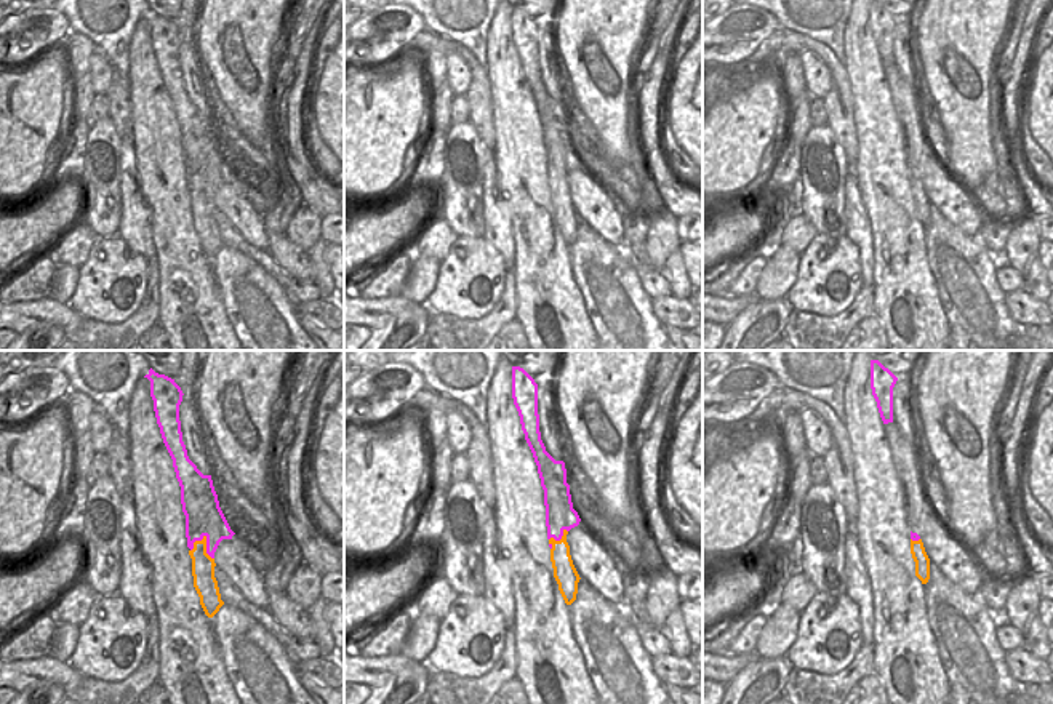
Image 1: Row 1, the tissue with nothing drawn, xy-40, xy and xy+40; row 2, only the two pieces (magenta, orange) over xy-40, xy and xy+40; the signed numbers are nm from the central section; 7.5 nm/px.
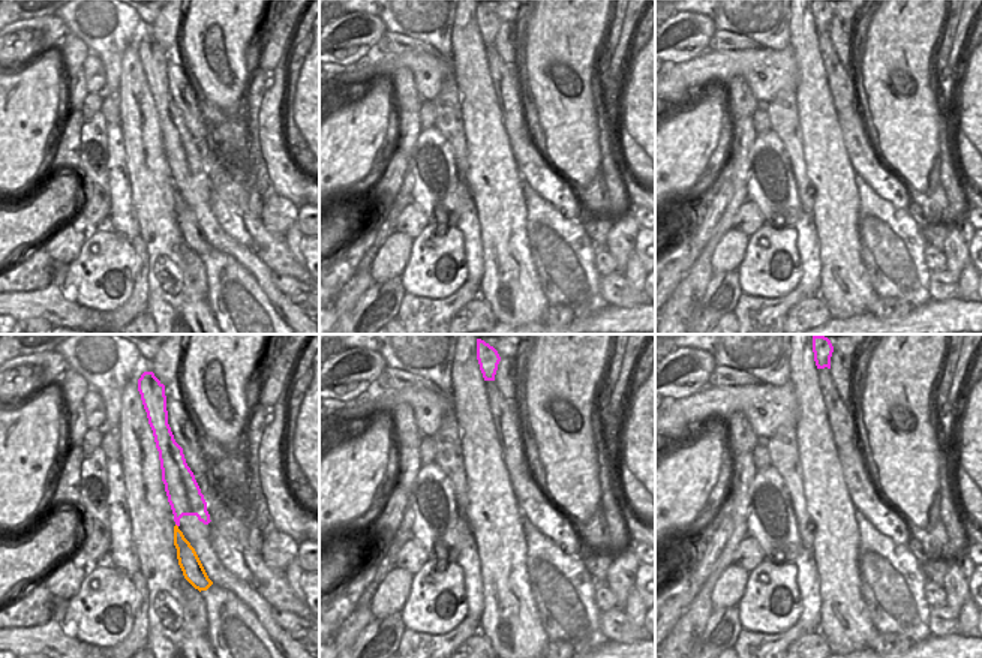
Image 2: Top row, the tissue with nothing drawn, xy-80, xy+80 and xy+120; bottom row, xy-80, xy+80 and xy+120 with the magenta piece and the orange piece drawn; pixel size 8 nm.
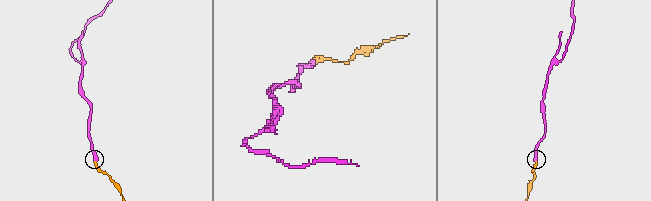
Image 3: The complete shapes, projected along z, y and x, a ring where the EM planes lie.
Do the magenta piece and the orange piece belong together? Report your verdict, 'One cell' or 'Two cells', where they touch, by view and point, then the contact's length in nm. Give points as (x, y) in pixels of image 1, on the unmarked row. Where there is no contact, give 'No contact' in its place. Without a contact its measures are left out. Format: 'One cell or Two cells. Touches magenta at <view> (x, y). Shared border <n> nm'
Two cells. Touches magenta at xy-40 (207, 184). Shared border 200 nm

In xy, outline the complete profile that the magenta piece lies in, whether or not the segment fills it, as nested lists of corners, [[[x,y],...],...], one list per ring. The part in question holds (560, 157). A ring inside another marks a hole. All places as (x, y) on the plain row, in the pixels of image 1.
[[[512,8],[512,40],[544,131],[547,181],[560,182],[563,173],[578,168],[581,160],[573,150],[565,104],[555,102],[541,82],[538,26],[520,8]]]

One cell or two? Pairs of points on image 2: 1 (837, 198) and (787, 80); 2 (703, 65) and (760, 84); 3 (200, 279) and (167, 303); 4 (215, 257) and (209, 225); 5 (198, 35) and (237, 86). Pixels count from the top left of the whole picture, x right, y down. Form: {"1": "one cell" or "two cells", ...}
{"1": "two cells", "2": "one cell", "3": "two cells", "4": "two cells", "5": "one cell"}

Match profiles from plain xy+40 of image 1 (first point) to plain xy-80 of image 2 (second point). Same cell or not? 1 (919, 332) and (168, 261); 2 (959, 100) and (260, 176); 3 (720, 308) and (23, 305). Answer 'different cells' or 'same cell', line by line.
1: same cell
2: different cells
3: same cell

